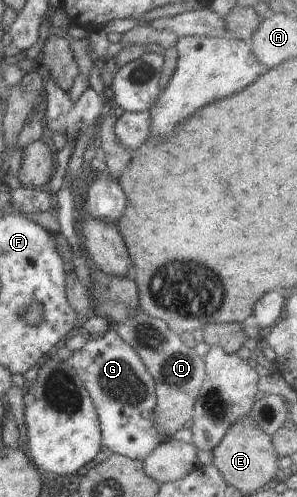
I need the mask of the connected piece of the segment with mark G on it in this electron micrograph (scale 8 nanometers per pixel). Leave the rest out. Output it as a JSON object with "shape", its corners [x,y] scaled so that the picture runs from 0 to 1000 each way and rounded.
{"shape":[[[380,660],[337,678],[300,678],[286,698],[246,708],[229,730],[256,742],[313,805],[337,847],[343,895],[384,913],[481,930],[545,889],[545,879],[519,849],[519,825],[532,815],[522,765],[468,712]]]}

